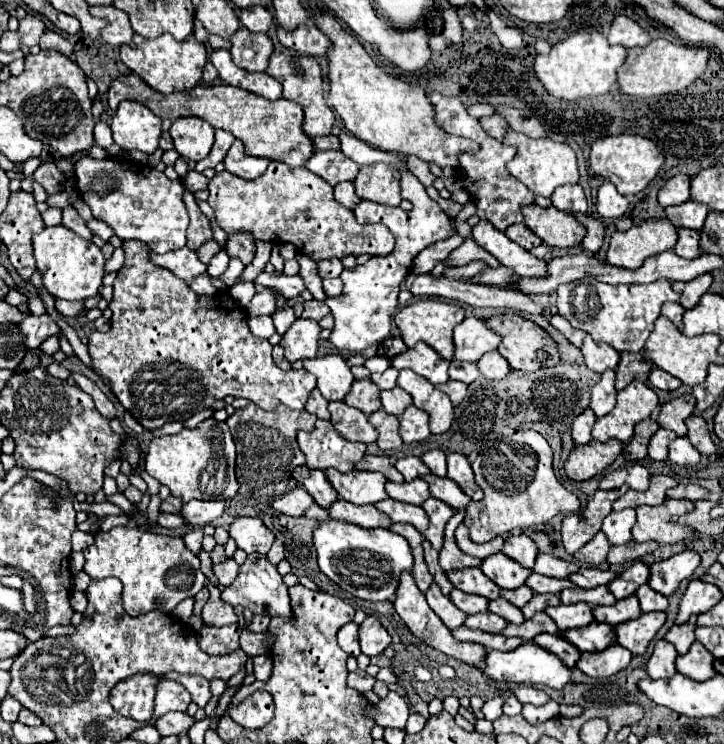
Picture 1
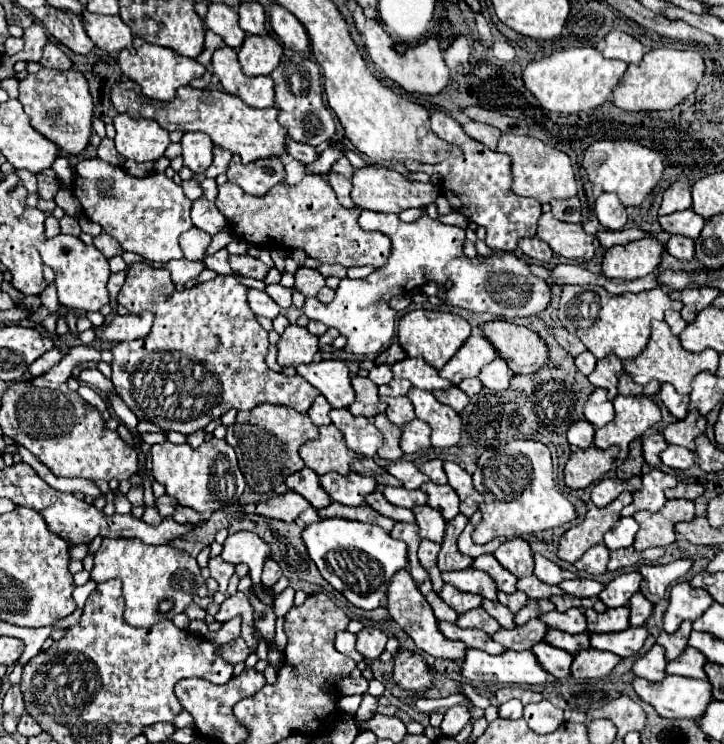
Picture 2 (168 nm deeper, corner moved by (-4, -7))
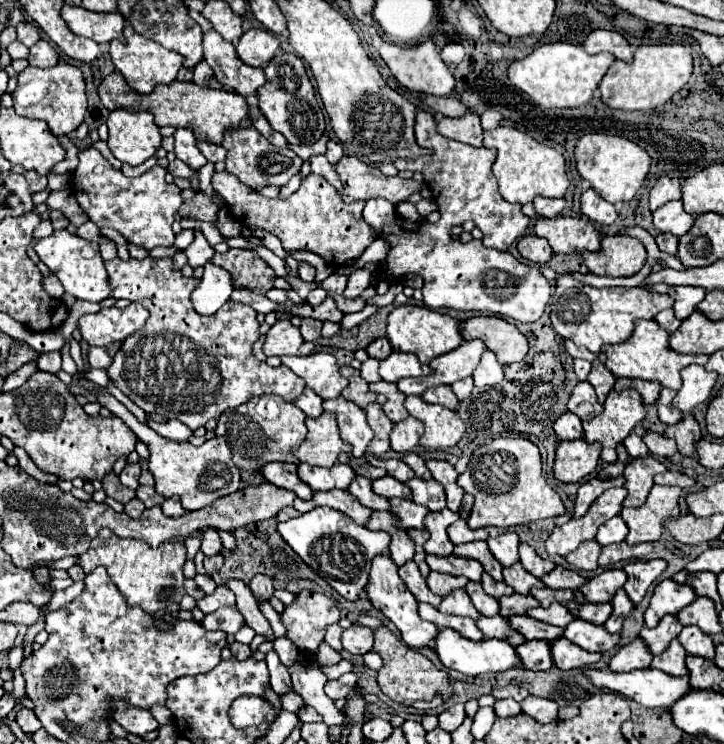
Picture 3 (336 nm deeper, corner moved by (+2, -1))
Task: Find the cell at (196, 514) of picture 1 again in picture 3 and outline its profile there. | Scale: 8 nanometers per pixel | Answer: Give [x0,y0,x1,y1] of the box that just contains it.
[162,497,186,517]

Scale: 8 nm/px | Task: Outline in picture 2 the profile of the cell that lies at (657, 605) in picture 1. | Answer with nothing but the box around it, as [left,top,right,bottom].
[628,591,652,627]

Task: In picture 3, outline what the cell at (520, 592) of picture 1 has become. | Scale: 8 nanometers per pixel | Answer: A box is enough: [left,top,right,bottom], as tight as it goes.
[482,573,514,599]

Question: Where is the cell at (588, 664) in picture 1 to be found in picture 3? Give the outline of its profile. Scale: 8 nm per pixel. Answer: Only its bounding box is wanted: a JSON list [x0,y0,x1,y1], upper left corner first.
[552,637,602,669]

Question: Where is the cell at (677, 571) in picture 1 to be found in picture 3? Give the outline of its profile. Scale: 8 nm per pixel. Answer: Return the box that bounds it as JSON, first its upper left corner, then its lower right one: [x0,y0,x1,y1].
[624,559,666,603]

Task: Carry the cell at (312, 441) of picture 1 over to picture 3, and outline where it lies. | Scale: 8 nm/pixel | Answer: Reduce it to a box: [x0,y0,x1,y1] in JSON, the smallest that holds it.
[294,413,344,467]

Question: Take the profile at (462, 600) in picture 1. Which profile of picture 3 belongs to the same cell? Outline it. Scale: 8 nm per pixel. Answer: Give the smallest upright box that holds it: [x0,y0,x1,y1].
[426,573,468,597]

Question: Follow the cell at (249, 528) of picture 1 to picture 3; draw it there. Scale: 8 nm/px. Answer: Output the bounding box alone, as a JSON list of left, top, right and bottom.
[202,529,222,557]

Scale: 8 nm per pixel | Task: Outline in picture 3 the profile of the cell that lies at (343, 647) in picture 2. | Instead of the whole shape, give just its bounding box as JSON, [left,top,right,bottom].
[324,623,342,651]

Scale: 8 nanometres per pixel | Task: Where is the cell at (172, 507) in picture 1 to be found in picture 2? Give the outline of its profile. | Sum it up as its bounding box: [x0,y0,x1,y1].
[156,495,178,517]

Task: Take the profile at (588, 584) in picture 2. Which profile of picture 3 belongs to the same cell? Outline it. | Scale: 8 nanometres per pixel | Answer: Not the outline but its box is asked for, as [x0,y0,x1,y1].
[542,567,586,589]

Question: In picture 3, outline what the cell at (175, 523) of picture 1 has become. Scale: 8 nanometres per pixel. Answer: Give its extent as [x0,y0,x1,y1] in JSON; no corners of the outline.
[124,497,146,519]

